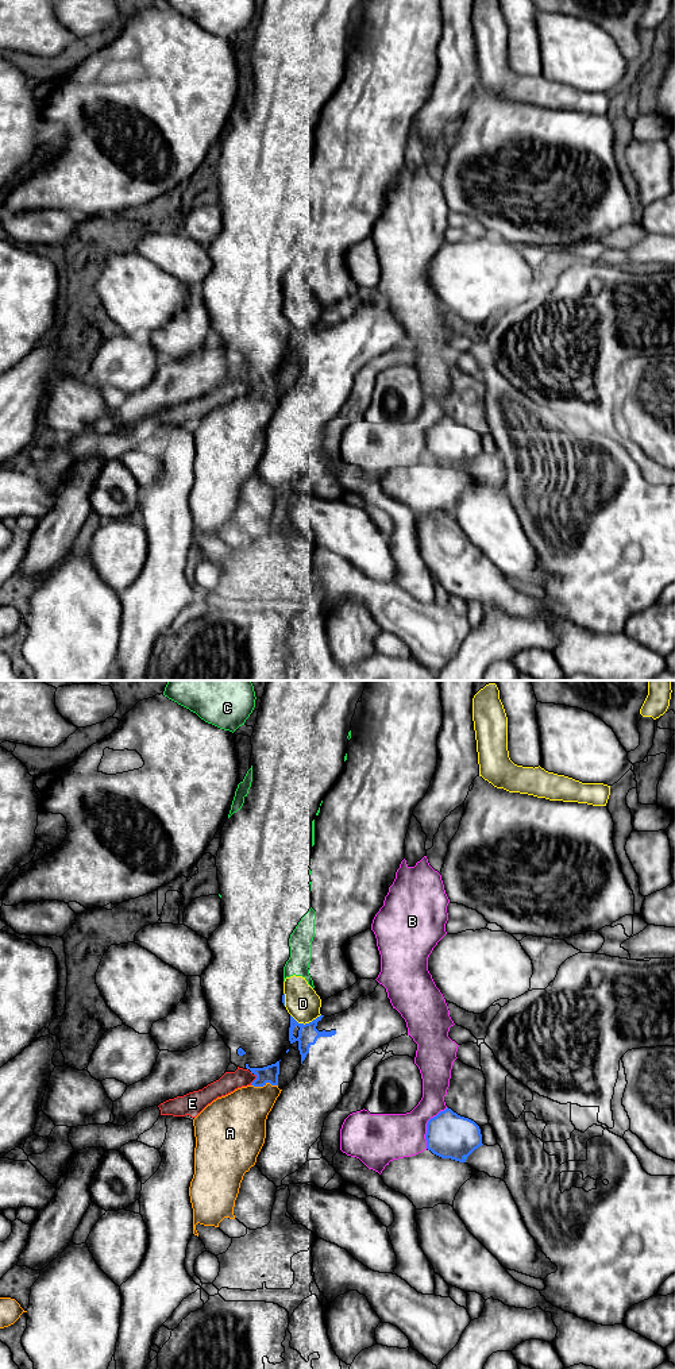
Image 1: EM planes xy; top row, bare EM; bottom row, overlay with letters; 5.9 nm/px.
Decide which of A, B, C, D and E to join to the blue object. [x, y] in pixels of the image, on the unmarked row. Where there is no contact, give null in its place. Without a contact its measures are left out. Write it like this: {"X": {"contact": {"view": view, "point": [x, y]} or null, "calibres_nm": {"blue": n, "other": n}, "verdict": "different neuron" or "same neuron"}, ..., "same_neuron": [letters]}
{"A": {"contact": {"view": "xy", "point": [263, 393]}, "calibres_nm": {"blue": 100, "other": 320}, "verdict": "different neuron"}, "B": {"contact": {"view": "xy", "point": [427, 434]}, "calibres_nm": {"blue": 280, "other": 280}, "verdict": "different neuron"}, "C": {"contact": {"view": "xy", "point": [465, 465]}, "calibres_nm": {"blue": 280, "other": 20}, "verdict": "different neuron"}, "D": {"contact": {"view": "xy", "point": [305, 332]}, "calibres_nm": {"blue": 120, "other": 200}, "verdict": "different neuron"}, "E": {"contact": {"view": "xy", "point": [255, 388]}, "calibres_nm": {"blue": 100, "other": 120}, "verdict": "different neuron"}, "same_neuron": []}

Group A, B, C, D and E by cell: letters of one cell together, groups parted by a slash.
A / B / C / D / E

